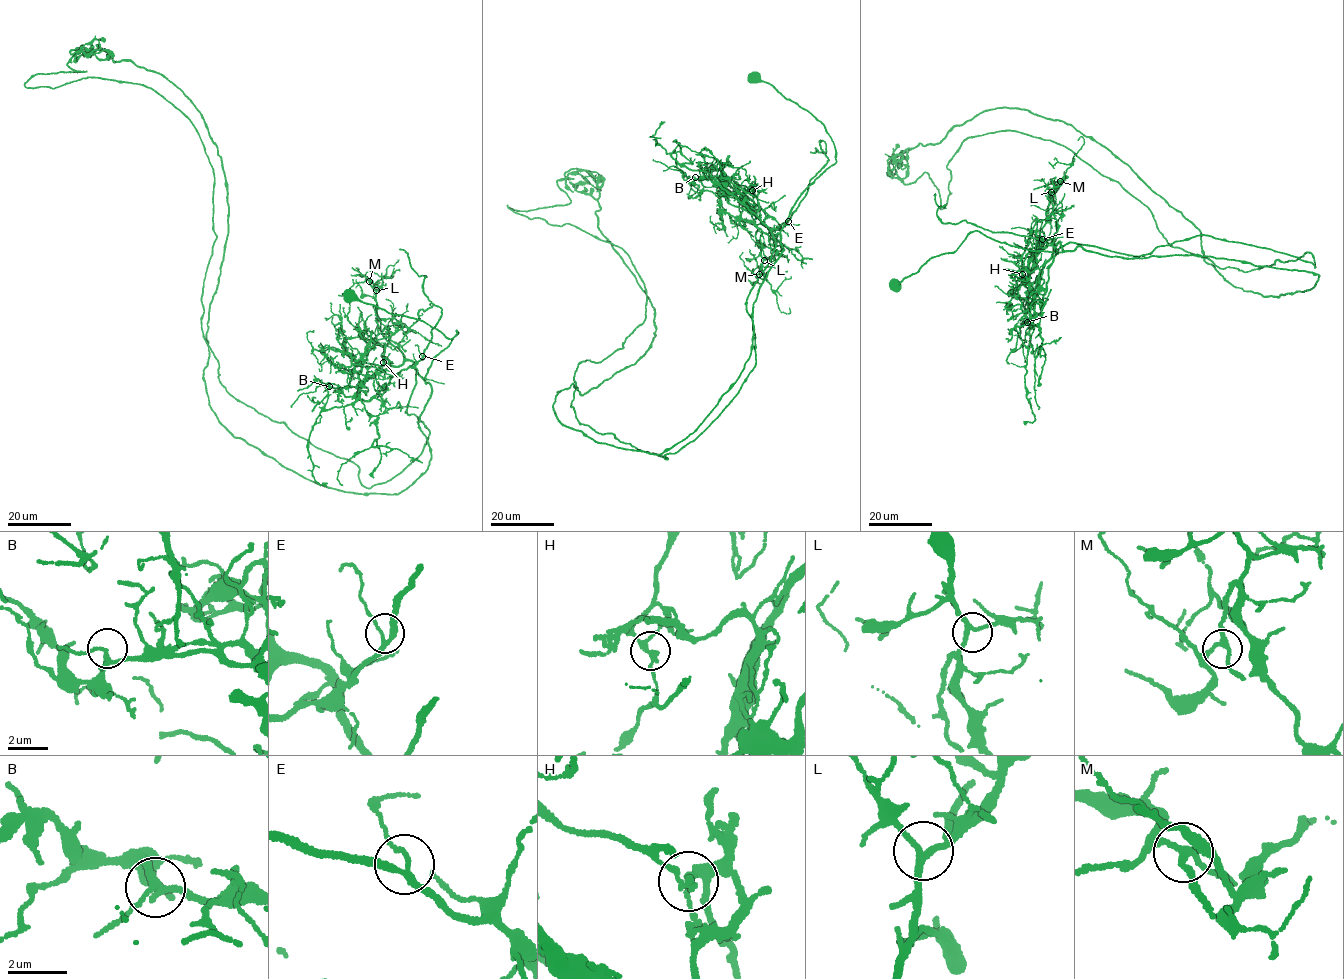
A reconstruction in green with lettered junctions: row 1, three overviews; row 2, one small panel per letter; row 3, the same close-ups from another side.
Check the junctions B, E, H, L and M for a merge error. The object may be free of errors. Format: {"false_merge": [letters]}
{"false_merge": ["H"]}

